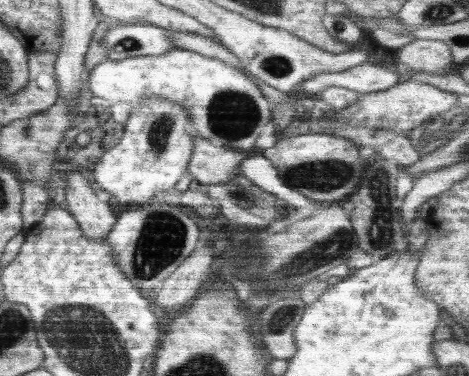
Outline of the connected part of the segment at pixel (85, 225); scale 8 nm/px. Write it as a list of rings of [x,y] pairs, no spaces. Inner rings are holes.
[[[78,168],[72,169],[65,176],[66,181],[66,209],[78,220],[83,233],[93,240],[104,240],[113,231],[117,222],[114,208],[106,206],[106,202],[98,200],[92,184],[86,176],[78,176]],[[76,174],[76,176],[74,176]]]

